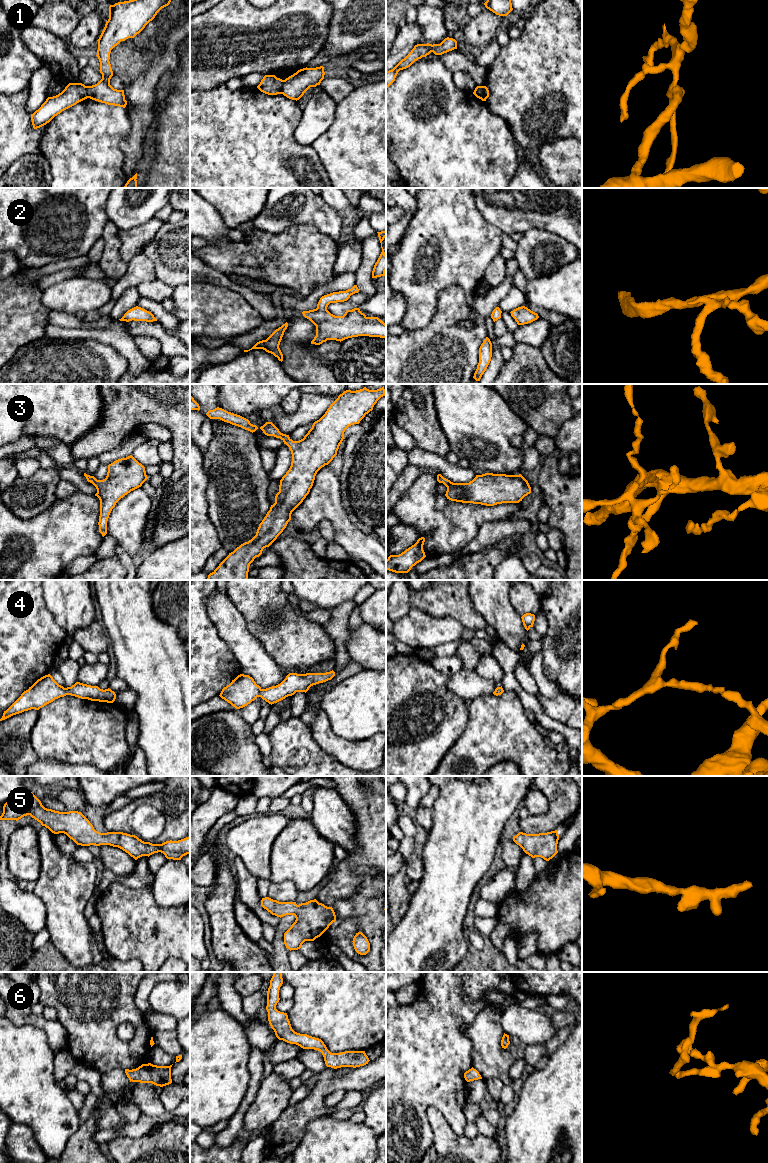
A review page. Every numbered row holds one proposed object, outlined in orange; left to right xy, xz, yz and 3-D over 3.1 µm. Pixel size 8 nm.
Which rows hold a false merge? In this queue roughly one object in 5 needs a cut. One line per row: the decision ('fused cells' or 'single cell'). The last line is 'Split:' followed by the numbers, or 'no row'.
1: fused cells
2: single cell
3: single cell
4: single cell
5: single cell
6: single cell
Split: 1

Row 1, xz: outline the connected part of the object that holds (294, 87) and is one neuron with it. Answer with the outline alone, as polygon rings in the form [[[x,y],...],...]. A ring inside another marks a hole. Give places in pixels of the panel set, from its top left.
[[[324,67],[303,68],[283,80],[281,94],[292,100],[299,100],[310,87],[320,85],[324,79]]]

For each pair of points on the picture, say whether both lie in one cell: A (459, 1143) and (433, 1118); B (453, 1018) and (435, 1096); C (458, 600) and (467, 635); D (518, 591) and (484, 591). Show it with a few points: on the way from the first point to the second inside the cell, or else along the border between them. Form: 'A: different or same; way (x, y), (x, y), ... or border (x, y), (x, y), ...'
A: same; way (452, 1139), (439, 1125)
B: same; way (435, 1037), (435, 1077)
C: different; border (465, 627), (474, 631)
D: different; border (509, 590), (510, 604), (518, 613)

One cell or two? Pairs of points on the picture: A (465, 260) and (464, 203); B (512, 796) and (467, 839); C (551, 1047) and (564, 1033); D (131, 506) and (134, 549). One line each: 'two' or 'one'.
A: one
B: one
C: one
D: one

